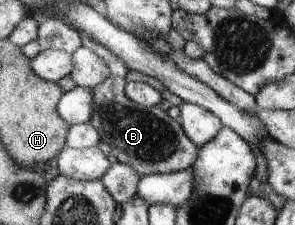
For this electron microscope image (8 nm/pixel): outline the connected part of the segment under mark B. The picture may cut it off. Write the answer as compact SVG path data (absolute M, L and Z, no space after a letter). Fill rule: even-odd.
M86 34L81 36L82 45L94 50L108 66L109 74L108 78L94 86L92 88L92 118L88 120L91 126L98 130L101 141L108 144L112 148L111 154L113 154L118 163L125 163L132 166L138 175L150 175L159 173L172 173L179 172L180 170L191 169L196 154L198 153L198 147L196 147L190 138L186 136L181 125L176 120L173 120L168 116L167 112L157 107L144 107L140 104L135 104L132 100L129 100L125 96L126 74L128 74L128 68L122 60L116 58L108 48L104 48L102 44L96 44L94 40L90 40Z

